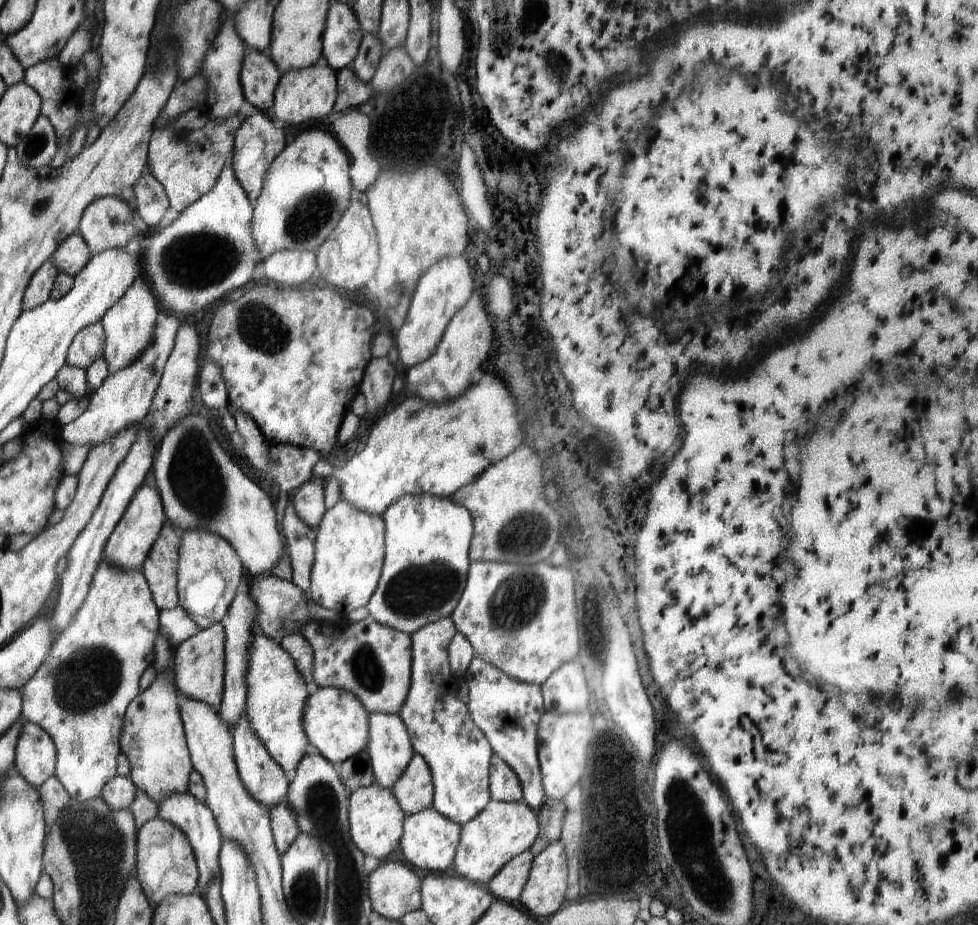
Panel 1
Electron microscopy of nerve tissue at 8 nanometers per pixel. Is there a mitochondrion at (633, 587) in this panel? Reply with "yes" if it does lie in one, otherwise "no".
no

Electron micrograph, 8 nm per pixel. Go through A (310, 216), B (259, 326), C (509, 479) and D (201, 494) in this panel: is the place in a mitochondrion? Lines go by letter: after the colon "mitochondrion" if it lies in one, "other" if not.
A: mitochondrion
B: mitochondrion
C: other
D: mitochondrion

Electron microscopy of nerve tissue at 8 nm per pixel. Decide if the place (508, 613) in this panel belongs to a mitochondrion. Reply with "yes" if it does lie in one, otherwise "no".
yes

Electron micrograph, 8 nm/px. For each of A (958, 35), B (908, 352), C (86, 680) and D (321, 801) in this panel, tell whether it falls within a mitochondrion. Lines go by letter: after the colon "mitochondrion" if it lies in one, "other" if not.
A: other
B: other
C: mitochondrion
D: mitochondrion

